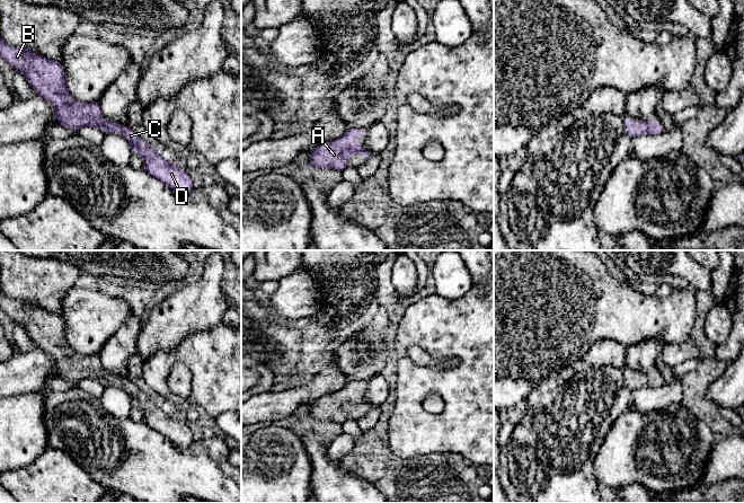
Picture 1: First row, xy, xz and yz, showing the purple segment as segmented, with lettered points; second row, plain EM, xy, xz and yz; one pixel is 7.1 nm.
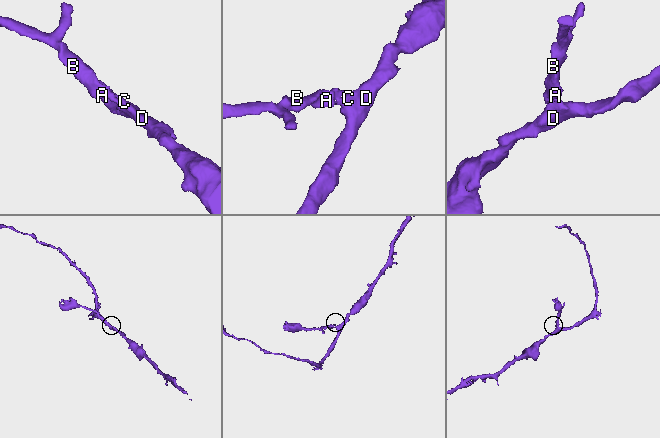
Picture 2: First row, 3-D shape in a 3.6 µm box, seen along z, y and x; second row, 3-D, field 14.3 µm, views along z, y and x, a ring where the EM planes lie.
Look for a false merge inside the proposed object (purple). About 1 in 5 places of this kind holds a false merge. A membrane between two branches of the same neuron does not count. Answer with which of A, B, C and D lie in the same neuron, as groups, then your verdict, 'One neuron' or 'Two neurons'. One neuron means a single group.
Groups: A B C D. One neuron

